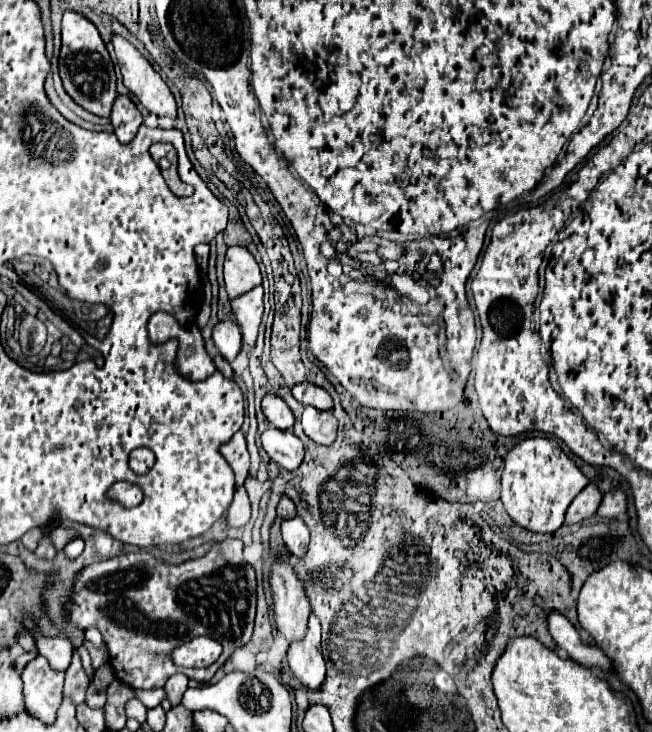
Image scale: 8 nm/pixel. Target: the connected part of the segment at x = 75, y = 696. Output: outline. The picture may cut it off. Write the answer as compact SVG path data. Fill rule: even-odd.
M74 649L74 659L66 671L66 683L64 683L64 695L74 703L74 705L80 705L84 703L84 695L86 695L86 687L88 687L88 677L82 669L82 663L80 663L80 657Z

